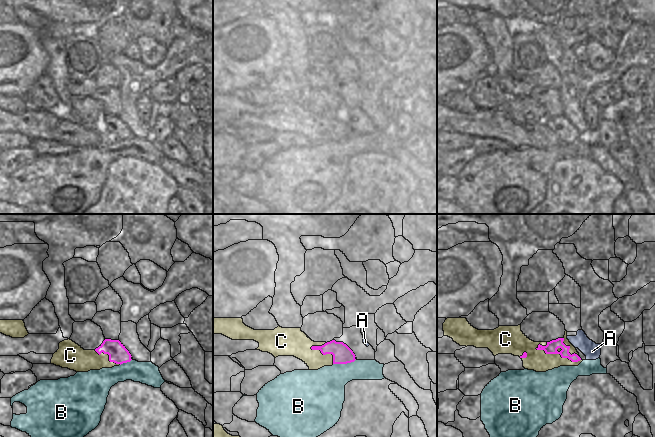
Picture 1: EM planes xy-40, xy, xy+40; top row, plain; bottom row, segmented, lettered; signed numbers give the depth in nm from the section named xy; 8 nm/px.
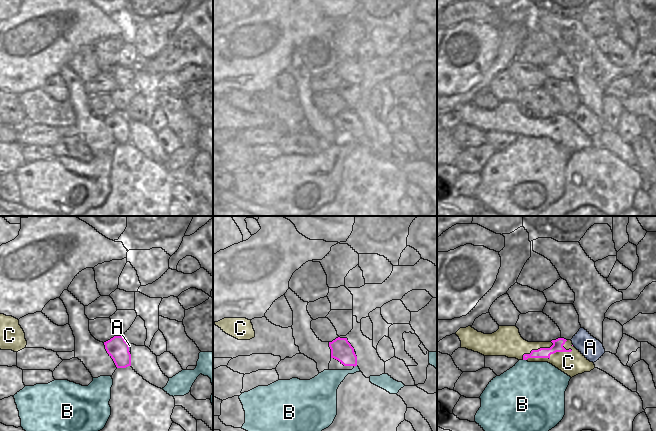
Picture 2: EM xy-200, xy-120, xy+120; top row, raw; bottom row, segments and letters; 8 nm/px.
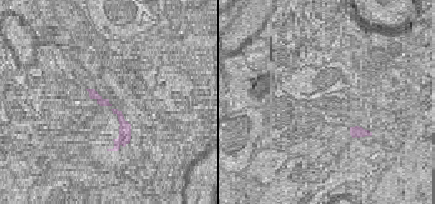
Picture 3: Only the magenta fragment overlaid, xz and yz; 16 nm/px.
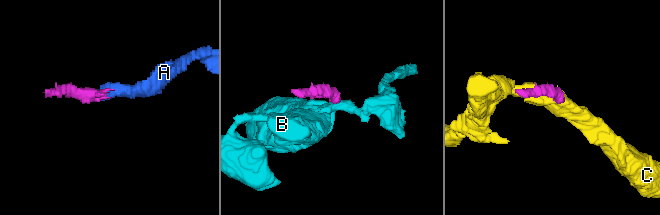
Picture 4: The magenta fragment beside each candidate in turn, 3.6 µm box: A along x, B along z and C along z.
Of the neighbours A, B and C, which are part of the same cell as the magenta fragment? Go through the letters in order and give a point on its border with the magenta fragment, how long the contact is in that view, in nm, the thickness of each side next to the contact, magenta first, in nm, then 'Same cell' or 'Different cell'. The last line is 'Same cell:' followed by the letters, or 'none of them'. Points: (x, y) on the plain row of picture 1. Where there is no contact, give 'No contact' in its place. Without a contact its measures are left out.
A: Touches magenta at xy-40 (130, 134). Shared border 30 nm. Thickness 150 nm (magenta) against 20 nm. Same cell
B: Touches magenta at xy (344, 139). Shared border 200 nm. Thickness 160 nm (magenta) against 320 nm. Different cell
C: Touches magenta at xy+40 (558, 129). Shared border 380 nm. Thickness 100 nm (magenta) against 170 nm. Different cell
Same cell: A.

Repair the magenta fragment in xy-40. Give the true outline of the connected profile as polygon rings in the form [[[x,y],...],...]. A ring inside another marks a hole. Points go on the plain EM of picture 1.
[[[105,115],[103,119],[95,125],[100,131],[102,128],[109,131],[109,137],[116,140],[130,138],[131,130],[119,116]]]

